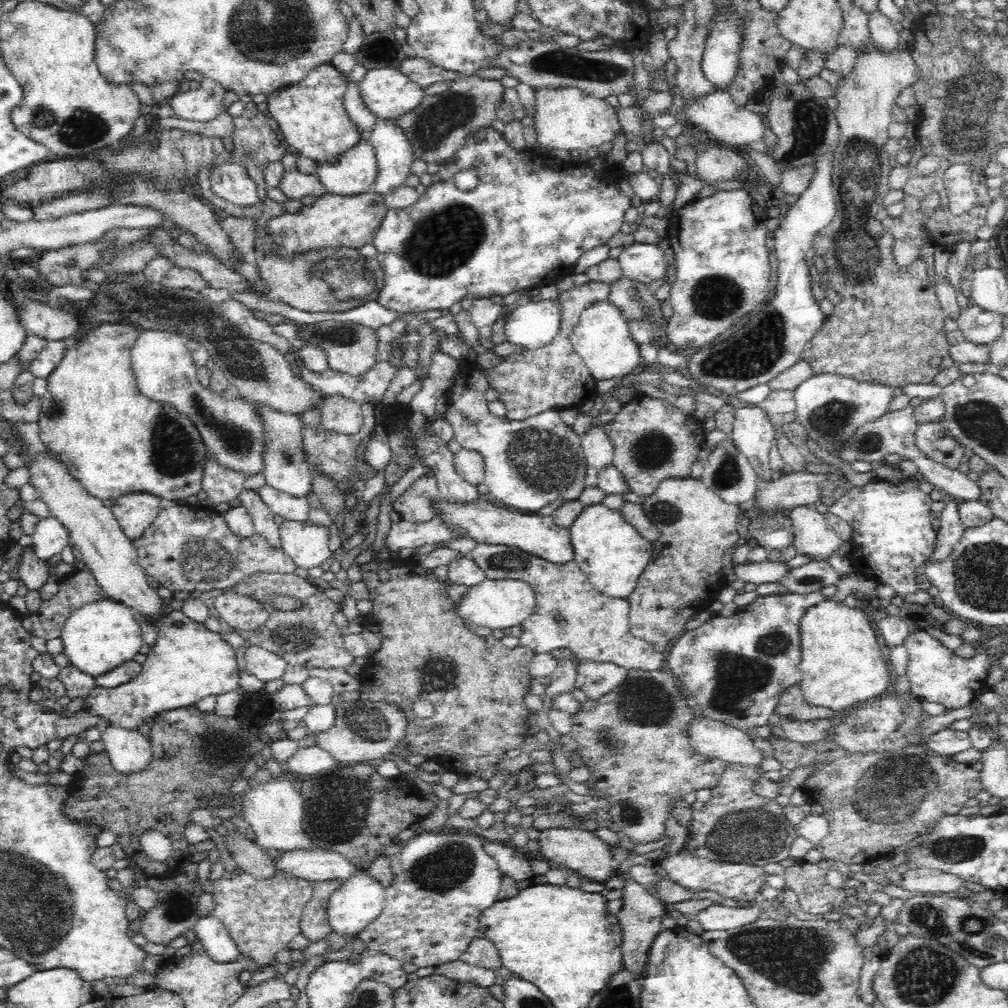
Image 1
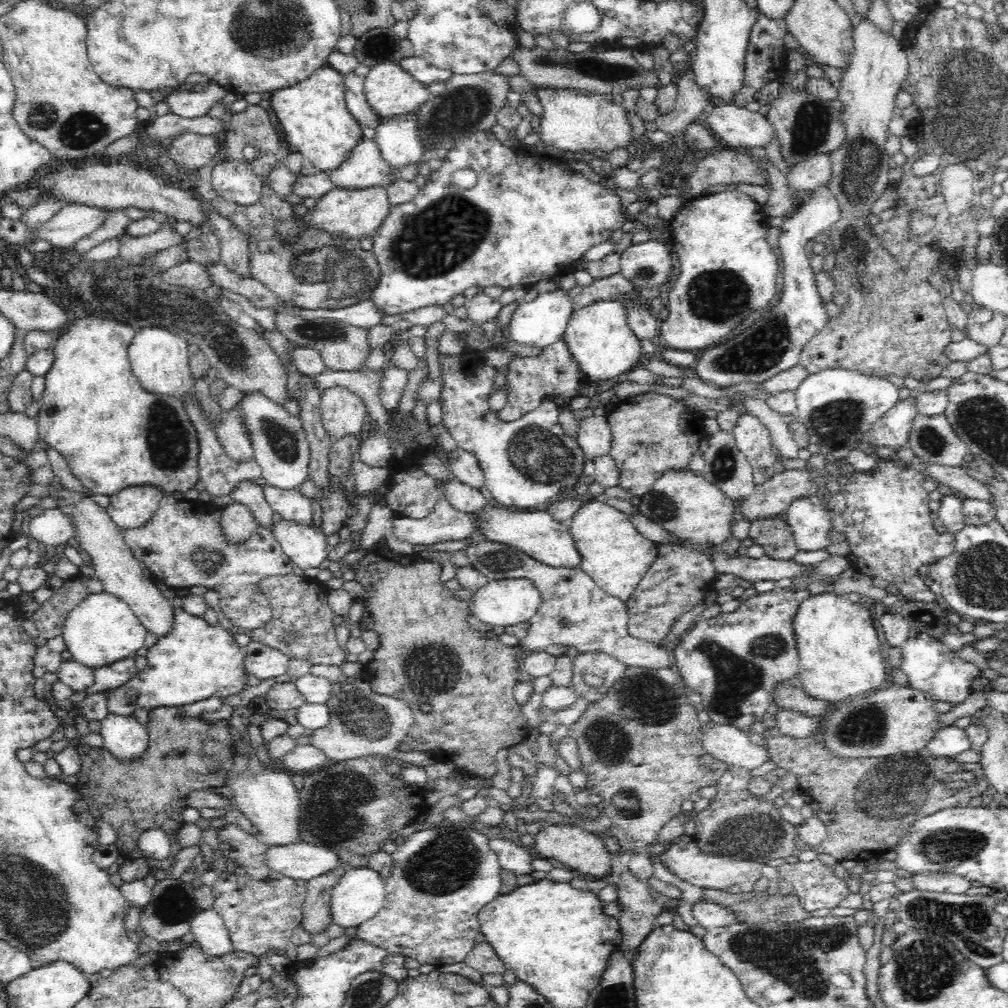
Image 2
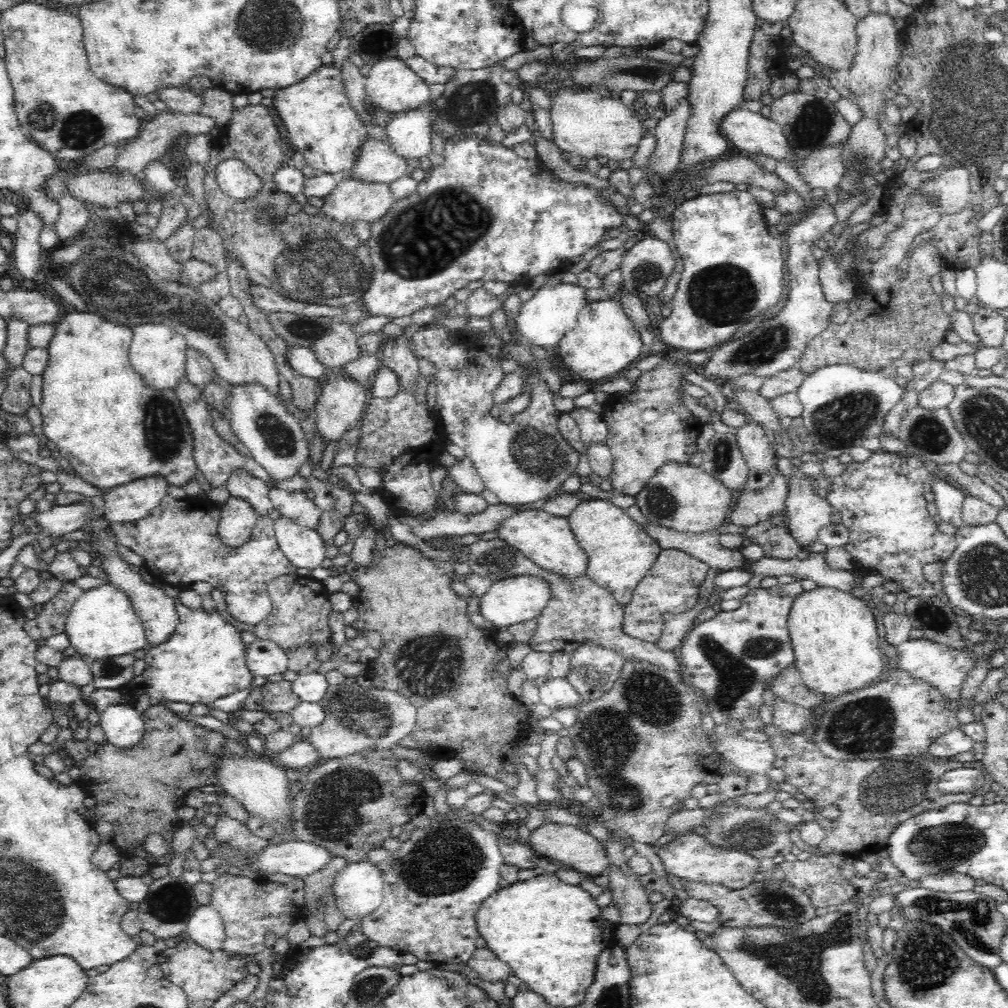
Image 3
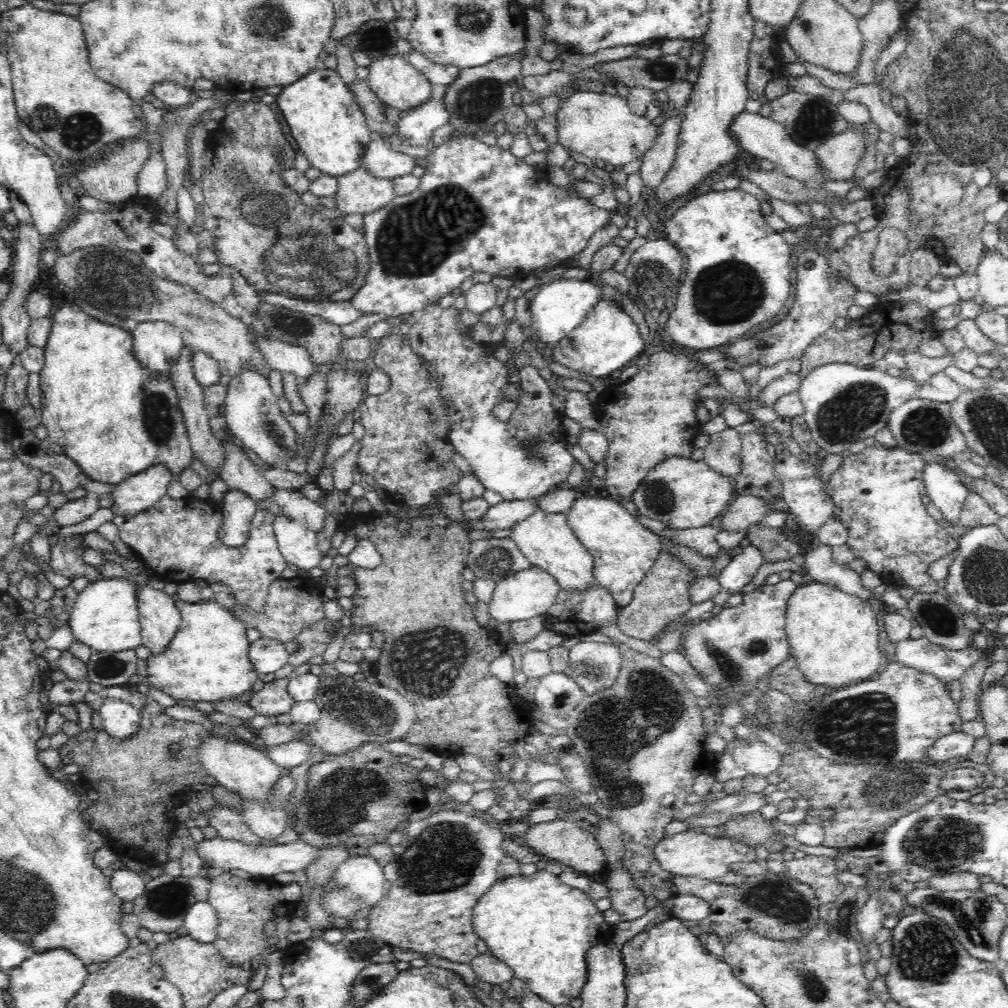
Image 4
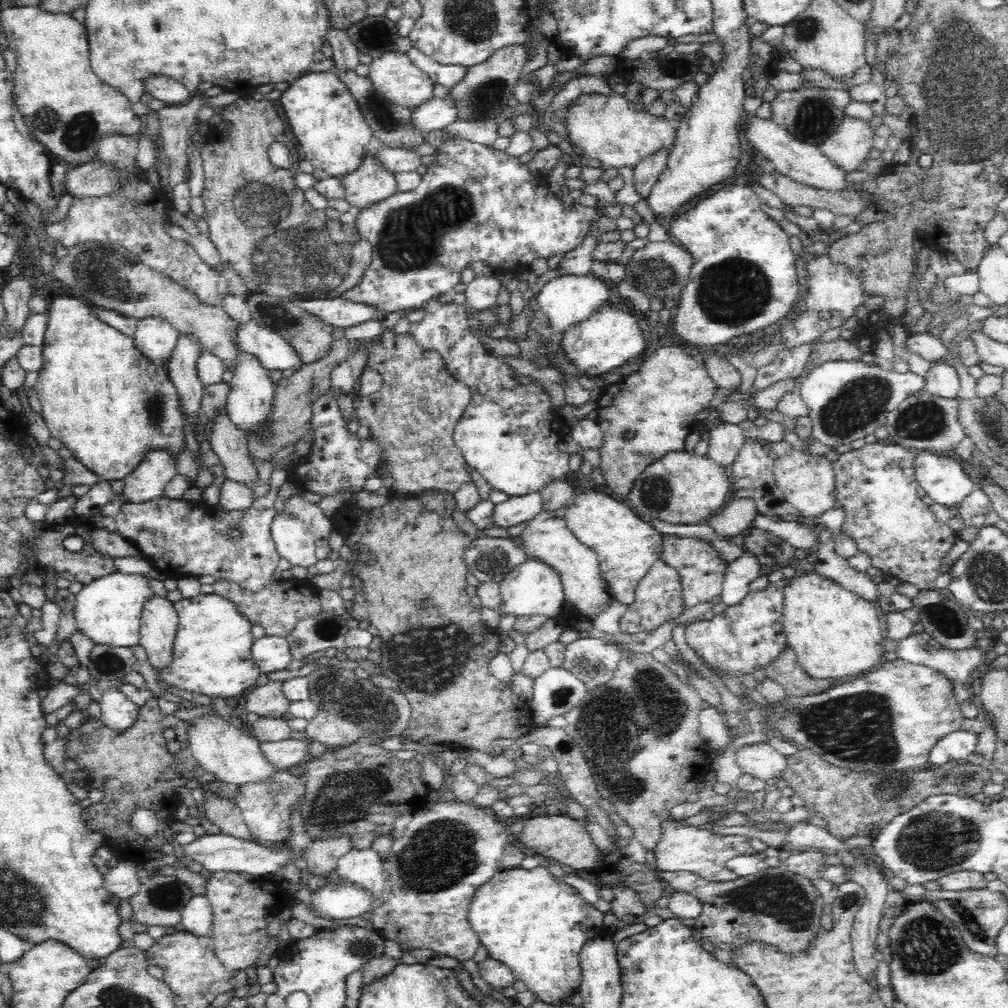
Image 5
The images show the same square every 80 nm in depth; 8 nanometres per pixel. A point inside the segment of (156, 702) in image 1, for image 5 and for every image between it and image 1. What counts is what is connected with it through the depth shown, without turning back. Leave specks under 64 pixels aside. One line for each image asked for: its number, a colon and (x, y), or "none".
2: (195, 660)
3: (205, 659)
4: (207, 660)
5: (212, 656)

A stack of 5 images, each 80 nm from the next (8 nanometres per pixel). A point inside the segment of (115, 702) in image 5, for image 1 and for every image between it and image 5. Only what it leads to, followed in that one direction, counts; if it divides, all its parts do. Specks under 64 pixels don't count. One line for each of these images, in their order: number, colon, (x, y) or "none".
1: (130, 753)
2: (127, 740)
3: (123, 726)
4: (121, 720)

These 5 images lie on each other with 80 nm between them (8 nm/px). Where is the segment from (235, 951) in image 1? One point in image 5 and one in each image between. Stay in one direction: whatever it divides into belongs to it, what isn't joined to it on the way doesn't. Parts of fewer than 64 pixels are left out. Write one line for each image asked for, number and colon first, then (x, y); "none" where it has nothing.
2: (210, 932)
3: (205, 926)
4: (201, 921)
5: (198, 915)

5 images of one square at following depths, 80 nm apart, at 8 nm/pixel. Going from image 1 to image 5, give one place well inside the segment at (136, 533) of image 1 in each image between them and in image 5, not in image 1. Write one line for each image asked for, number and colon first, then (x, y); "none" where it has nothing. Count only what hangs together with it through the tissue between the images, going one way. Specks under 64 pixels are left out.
2: (134, 507)
3: (130, 503)
4: (136, 494)
5: (148, 481)

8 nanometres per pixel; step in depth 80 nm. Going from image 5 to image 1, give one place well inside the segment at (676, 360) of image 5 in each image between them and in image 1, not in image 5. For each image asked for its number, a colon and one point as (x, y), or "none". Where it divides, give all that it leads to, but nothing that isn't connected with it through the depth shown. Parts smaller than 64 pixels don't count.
1: (653, 440)
2: (651, 432)
3: (649, 427)
4: (651, 417)

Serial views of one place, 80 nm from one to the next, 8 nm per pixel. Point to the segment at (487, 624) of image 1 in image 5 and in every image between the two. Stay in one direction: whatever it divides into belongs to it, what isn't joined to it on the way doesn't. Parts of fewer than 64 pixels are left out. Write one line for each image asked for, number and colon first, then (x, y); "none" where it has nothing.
2: (511, 601)
3: (514, 600)
4: (522, 596)
5: (532, 589)

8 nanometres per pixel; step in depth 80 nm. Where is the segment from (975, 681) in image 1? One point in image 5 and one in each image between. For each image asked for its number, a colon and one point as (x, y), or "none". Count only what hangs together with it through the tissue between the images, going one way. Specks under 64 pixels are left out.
2: (932, 668)
3: (937, 665)
4: (947, 666)
5: (920, 649)

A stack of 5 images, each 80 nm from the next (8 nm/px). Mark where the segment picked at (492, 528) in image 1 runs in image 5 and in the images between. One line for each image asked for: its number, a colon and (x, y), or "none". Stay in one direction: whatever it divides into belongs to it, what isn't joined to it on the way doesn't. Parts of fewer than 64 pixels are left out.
2: (537, 533)
3: (548, 540)
4: (547, 541)
5: (546, 538)

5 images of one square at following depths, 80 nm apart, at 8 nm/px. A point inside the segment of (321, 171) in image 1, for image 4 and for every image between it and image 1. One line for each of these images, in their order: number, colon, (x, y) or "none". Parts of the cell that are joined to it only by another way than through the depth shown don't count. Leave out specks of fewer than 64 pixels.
2: (363, 169)
3: (374, 163)
4: (379, 160)

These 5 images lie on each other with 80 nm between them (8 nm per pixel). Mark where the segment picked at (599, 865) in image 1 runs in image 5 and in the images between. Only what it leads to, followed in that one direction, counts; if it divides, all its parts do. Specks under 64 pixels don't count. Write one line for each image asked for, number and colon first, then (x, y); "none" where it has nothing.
2: (581, 850)
3: (568, 844)
4: (564, 840)
5: (563, 838)

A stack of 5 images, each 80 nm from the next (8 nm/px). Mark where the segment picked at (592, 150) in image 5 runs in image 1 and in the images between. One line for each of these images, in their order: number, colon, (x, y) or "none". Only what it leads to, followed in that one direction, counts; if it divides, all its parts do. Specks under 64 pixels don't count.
1: (566, 118)
2: (573, 122)
3: (584, 123)
4: (590, 125)

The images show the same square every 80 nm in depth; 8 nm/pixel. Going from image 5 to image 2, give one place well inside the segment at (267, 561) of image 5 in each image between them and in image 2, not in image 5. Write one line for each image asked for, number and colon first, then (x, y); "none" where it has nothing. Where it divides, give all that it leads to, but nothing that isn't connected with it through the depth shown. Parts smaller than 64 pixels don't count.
2: (184, 545)
3: (179, 542)
4: (177, 539)

